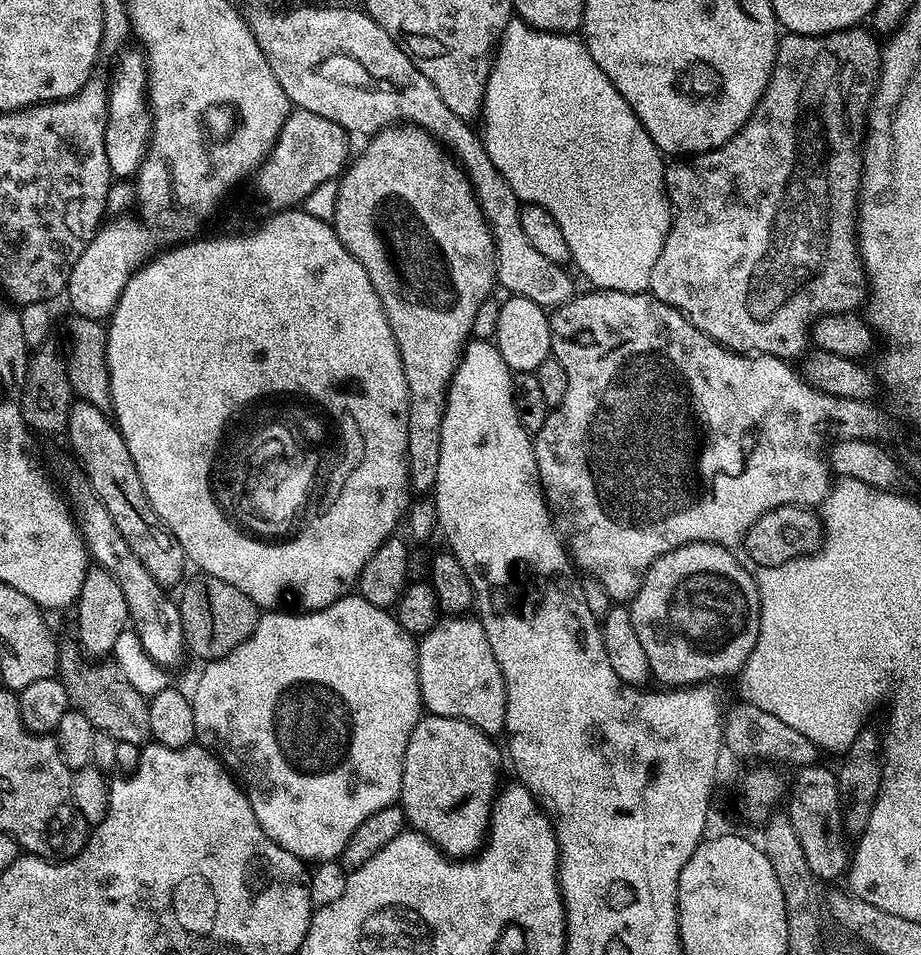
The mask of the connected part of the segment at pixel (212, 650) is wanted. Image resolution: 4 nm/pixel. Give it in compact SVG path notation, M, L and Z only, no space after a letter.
M196 574L190 580L183 585L184 593L178 596L187 651L191 655L193 652L200 662L217 660L233 652L239 644L246 642L246 638L252 636L261 618L261 609L250 598L246 598L242 590L230 586L230 582L203 574Z

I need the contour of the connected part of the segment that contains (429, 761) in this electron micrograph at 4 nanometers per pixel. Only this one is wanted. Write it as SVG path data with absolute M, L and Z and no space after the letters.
M431 714L421 715L418 726L414 726L414 730L410 734L410 742L406 746L406 754L404 755L404 765L402 766L402 786L400 787L399 805L404 809L405 821L415 831L423 832L435 841L445 855L454 858L468 858L473 855L483 845L488 834L488 823L492 821L492 806L496 802L498 795L498 785L500 780L500 752L496 749L497 741L491 736L487 736L482 730L478 730L470 722L459 720L458 718L446 718L445 716L434 716Z

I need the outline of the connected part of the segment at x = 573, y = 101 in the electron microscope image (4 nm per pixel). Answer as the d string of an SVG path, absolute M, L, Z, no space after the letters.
M513 18L508 21L508 25L504 27L504 33L500 36L498 47L494 53L492 69L488 75L486 82L486 90L484 91L484 102L482 105L482 121L484 120L484 132L482 128L482 139L484 141L484 149L486 154L490 154L490 162L494 162L494 166L502 174L502 178L506 178L506 182L510 182L510 190L514 190L514 194L524 204L537 204L542 206L542 210L546 210L550 214L550 218L554 218L554 222L558 222L558 230L562 230L562 235L566 237L566 246L570 246L570 254L572 255L571 263L576 264L575 271L585 276L589 280L593 289L599 290L622 290L623 292L648 292L648 283L650 282L650 270L654 270L654 262L658 262L658 254L662 254L662 246L666 242L666 234L672 225L672 206L668 203L668 192L664 189L664 170L666 167L665 157L659 148L650 138L650 134L642 126L642 122L638 118L638 114L634 114L634 110L630 110L630 102L626 102L626 98L622 98L622 94L618 94L618 90L614 90L614 82L610 82L610 78L606 78L606 74L602 74L602 66L598 66L598 62L594 62L594 58L590 58L590 50L586 47L583 39L577 38L572 34L561 34L558 32L539 32L537 28L531 28L525 20Z

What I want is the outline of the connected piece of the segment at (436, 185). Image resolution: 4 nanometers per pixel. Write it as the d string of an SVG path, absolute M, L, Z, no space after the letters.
M393 126L375 133L376 137L364 148L364 153L353 159L347 165L346 171L339 177L340 197L338 210L331 220L336 229L342 246L346 246L353 258L366 270L374 290L384 307L390 330L396 339L400 351L400 361L404 364L404 377L408 383L408 429L406 430L406 458L408 459L408 487L413 493L428 492L435 489L438 482L438 457L442 455L442 418L444 417L444 397L448 393L448 384L456 373L460 358L464 354L464 346L472 336L474 314L478 314L481 306L493 295L492 287L497 287L496 279L496 247L488 229L486 218L476 201L476 194L472 191L472 184L459 163L437 141L414 126Z

